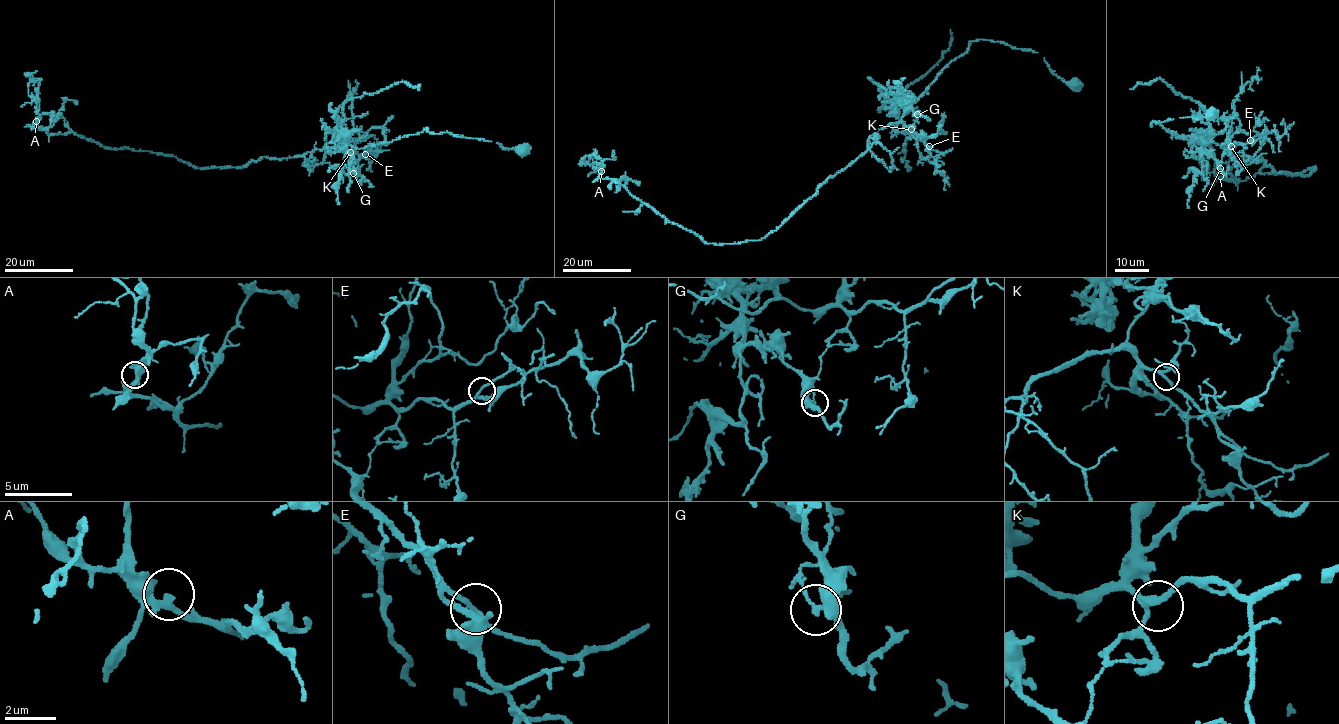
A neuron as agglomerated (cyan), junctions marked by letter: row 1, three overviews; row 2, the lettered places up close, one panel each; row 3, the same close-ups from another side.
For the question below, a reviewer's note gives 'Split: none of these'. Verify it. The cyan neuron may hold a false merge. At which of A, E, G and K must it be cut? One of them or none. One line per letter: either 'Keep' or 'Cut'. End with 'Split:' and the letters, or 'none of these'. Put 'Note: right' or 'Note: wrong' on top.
Note: wrong
A: Keep
E: Keep
G: Cut
K: Keep
Split: G

